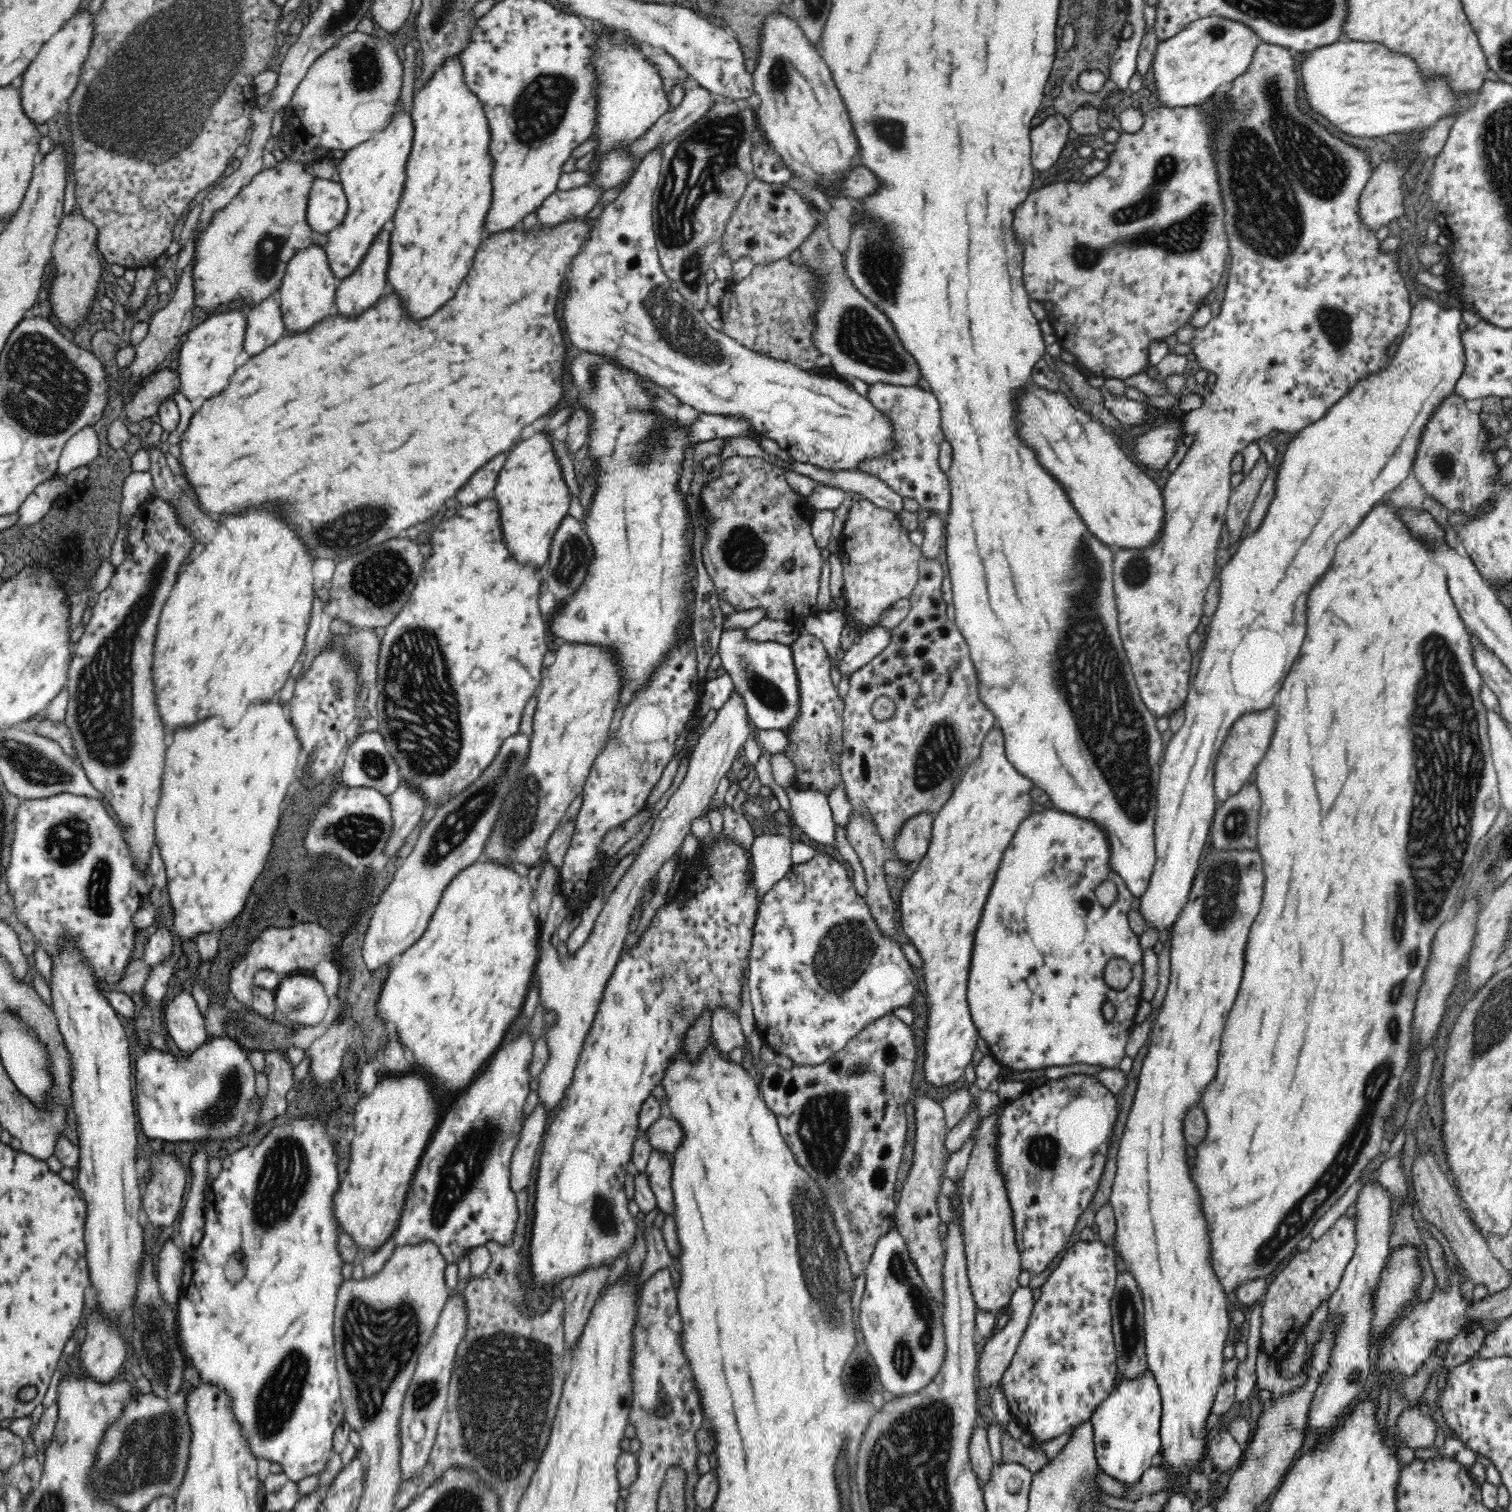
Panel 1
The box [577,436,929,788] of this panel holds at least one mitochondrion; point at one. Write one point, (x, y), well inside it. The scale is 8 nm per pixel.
(742, 549)

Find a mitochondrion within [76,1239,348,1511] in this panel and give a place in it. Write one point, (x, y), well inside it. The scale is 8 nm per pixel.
(149, 1456)

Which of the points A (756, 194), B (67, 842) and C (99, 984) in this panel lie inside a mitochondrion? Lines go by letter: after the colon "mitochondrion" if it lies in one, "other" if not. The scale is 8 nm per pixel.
A: mitochondrion
B: mitochondrion
C: other

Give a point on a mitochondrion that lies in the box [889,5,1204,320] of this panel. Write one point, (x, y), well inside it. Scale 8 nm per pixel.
(1097, 73)

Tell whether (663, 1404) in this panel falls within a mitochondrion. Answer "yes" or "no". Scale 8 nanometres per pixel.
no

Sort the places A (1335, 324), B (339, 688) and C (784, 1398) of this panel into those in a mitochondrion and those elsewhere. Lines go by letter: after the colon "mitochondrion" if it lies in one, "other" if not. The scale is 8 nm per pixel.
A: mitochondrion
B: mitochondrion
C: other

